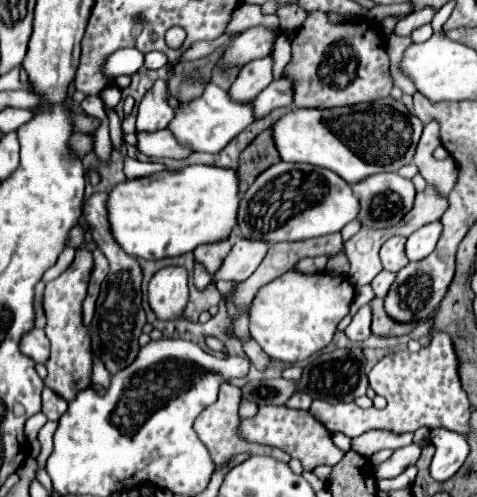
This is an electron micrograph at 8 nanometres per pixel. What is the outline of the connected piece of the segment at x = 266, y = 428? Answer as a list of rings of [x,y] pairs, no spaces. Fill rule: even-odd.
[[[258,406],[258,412],[252,418],[240,418],[238,426],[240,436],[246,442],[254,444],[264,444],[264,446],[276,446],[284,452],[288,452],[292,458],[298,458],[304,466],[304,470],[314,470],[320,464],[334,466],[340,462],[344,452],[334,446],[332,442],[332,432],[324,428],[308,410],[290,410],[286,406]]]

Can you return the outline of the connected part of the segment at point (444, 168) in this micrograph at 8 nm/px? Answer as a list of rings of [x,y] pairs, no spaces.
[[[430,122],[430,124],[424,126],[422,138],[420,138],[418,148],[416,148],[414,162],[420,168],[420,174],[424,176],[424,180],[428,184],[436,186],[442,194],[448,194],[452,190],[452,186],[456,184],[458,166],[456,166],[456,162],[450,156],[446,160],[436,160],[432,156],[432,152],[438,146],[440,146],[438,126],[436,126],[436,122]]]

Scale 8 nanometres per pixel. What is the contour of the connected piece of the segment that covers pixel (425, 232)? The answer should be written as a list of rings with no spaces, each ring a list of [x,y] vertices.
[[[432,222],[432,224],[416,230],[416,234],[408,236],[408,240],[406,240],[408,260],[414,262],[414,260],[422,260],[424,256],[428,256],[434,250],[438,238],[440,238],[440,222]]]

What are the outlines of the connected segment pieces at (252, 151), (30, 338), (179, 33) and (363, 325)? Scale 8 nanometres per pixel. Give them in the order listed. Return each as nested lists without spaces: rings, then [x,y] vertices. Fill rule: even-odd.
[[[264,130],[240,154],[240,162],[238,162],[240,194],[244,194],[244,190],[248,190],[248,186],[256,180],[258,174],[262,174],[268,166],[272,166],[276,162],[280,162],[280,156],[276,154],[272,134],[270,134],[270,130]]]
[[[34,328],[32,332],[28,332],[22,338],[20,348],[24,354],[28,354],[30,358],[34,358],[40,364],[44,364],[50,358],[50,342],[48,342],[48,336],[44,334],[44,330]]]
[[[177,26],[169,29],[165,35],[166,43],[171,48],[180,48],[183,43],[183,29]]]
[[[364,304],[356,316],[352,318],[350,326],[346,328],[346,336],[354,342],[362,342],[364,338],[370,336],[370,320],[372,320],[372,310],[370,310],[370,304]]]

